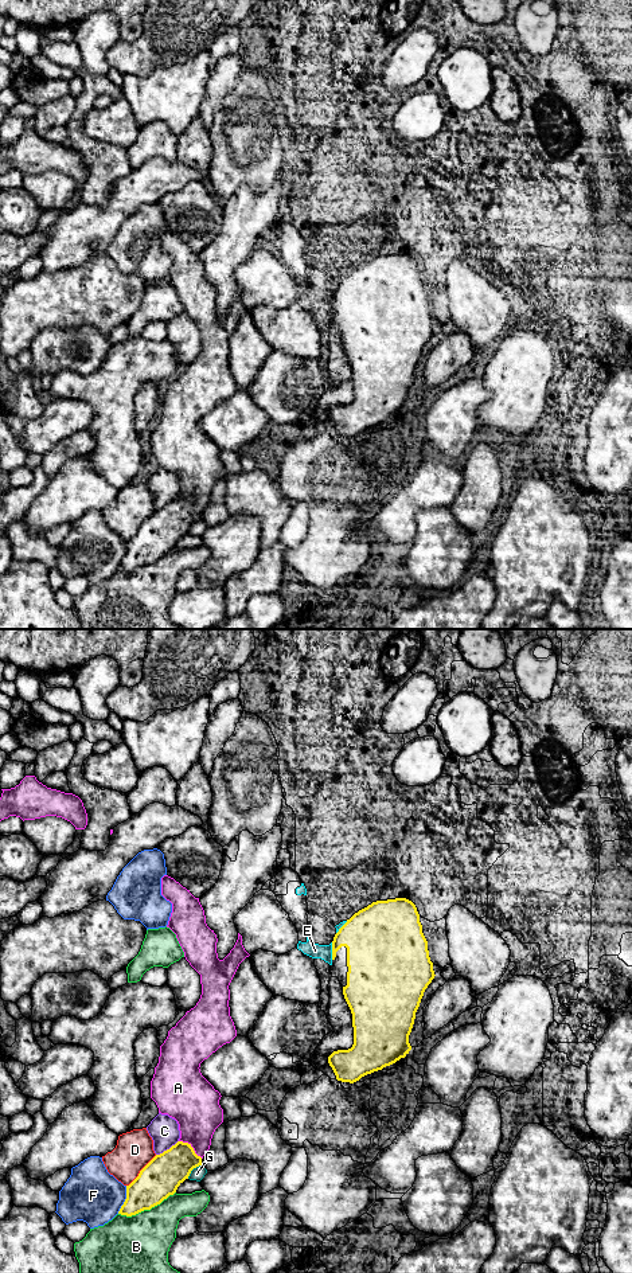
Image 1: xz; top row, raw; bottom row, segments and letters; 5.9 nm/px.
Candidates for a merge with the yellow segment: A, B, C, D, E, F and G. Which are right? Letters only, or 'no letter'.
no letter

